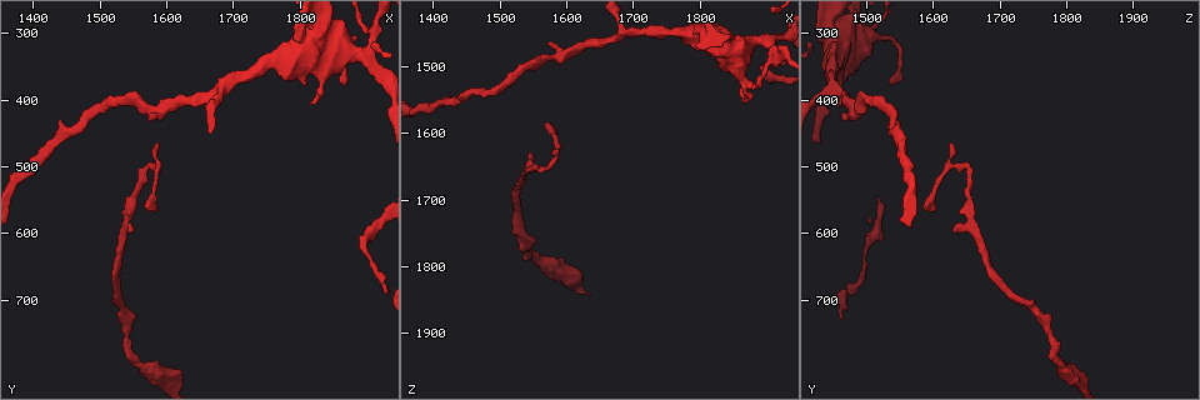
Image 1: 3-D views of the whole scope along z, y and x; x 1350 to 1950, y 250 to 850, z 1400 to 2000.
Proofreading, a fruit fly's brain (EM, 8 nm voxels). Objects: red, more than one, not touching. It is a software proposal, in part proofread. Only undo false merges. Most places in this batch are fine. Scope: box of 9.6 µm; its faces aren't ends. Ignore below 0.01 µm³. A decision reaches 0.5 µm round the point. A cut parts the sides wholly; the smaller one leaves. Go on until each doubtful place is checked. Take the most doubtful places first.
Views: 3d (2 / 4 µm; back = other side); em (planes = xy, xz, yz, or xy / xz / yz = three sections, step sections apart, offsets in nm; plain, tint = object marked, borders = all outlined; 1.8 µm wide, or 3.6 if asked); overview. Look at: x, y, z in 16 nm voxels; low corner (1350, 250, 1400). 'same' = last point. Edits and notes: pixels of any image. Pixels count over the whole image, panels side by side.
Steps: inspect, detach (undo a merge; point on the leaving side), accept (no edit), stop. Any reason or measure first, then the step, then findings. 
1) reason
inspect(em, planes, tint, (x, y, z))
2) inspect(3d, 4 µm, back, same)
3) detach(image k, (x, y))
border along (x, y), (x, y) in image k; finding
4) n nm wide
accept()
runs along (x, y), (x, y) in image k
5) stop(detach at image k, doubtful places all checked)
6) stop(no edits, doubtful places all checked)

three-way junction
inspect(em, 3.6 µm, planes, tint, (1895, 335, 1455))

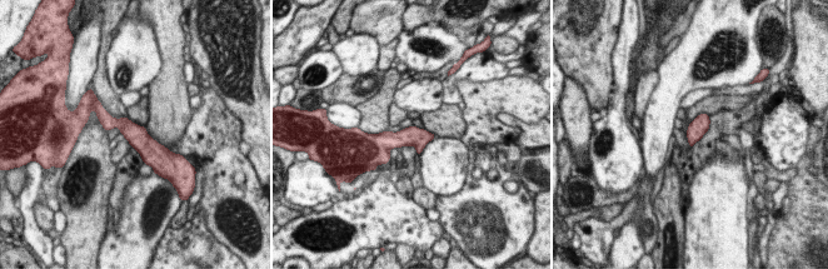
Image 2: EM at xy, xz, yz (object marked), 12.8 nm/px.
220 nm wide
accept()
runs along (101, 111), (159, 153) in image 2; continuous, no second neuron

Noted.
three-way junction
inspect(em, planes, tint, (1680, 385, 1455))

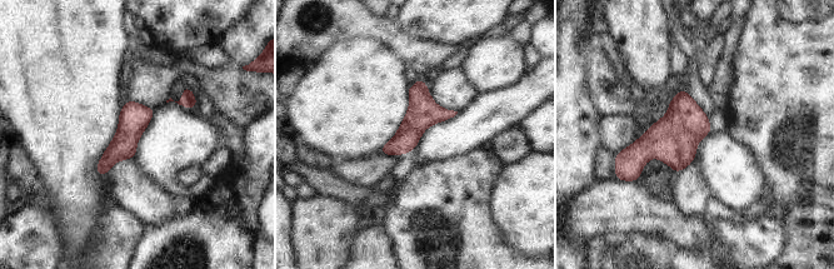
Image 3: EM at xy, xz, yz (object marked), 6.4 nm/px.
200 nm wide
accept()
continuous, no second neuron

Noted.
sudden change in width
inspect(3d, 4 µm, (1870, 305, 1520))

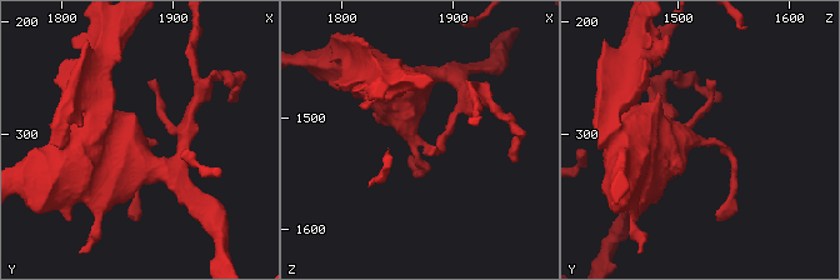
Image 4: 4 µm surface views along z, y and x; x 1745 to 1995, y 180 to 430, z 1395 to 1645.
need the tissue
inspect(em, 3.6 µm, planes, plain, (1872, 304, 1526))

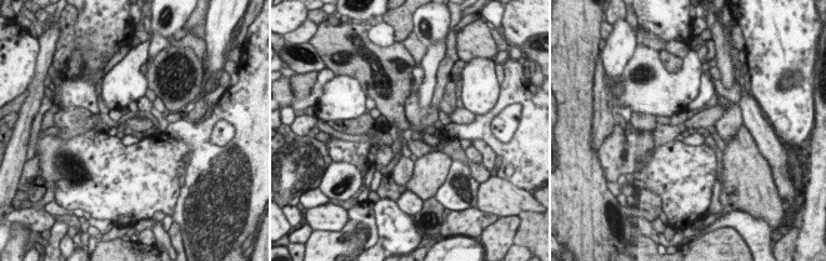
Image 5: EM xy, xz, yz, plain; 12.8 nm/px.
where the object lies
inspect(em, 3.6 µm, planes, tint, same)

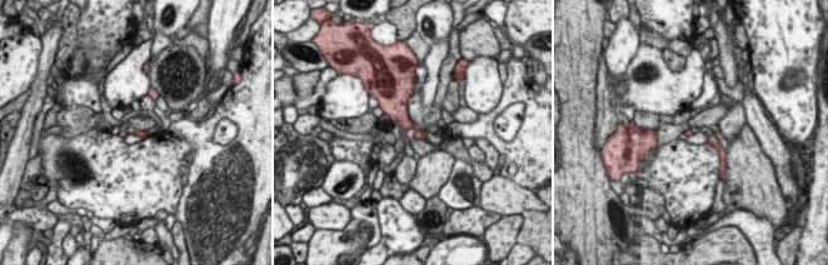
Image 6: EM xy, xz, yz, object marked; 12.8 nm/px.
90 nm wide
accept()
continuous, no second neuron

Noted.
sudden change in width
inspect(3d, 4 µm, (1825, 320, 1465))

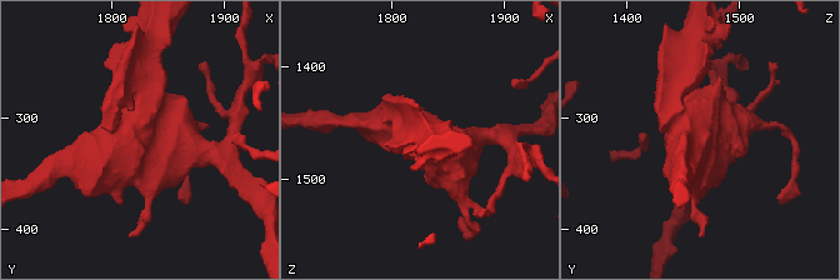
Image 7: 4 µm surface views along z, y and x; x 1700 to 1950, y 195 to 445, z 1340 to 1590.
inspect(em, yz, step 4, tint, (1822, 322, 1464))

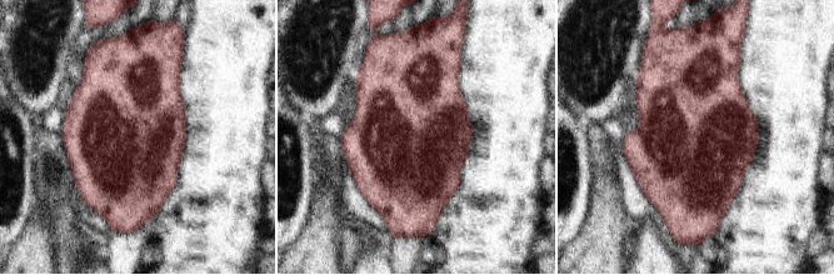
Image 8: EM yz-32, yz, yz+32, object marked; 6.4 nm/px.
inspect(em, planes, tint, same)

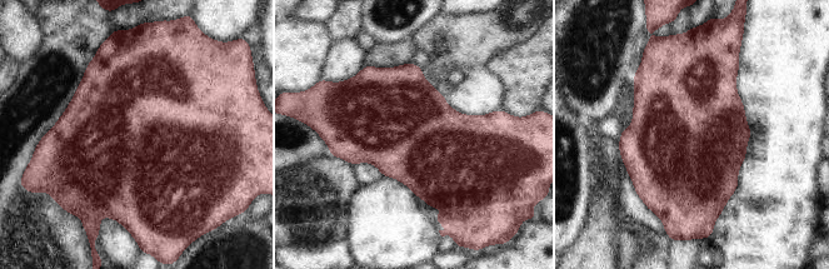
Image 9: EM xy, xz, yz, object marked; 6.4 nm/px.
accept()
all the same neuron

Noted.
stop(no edits, doubtful places all checked)

